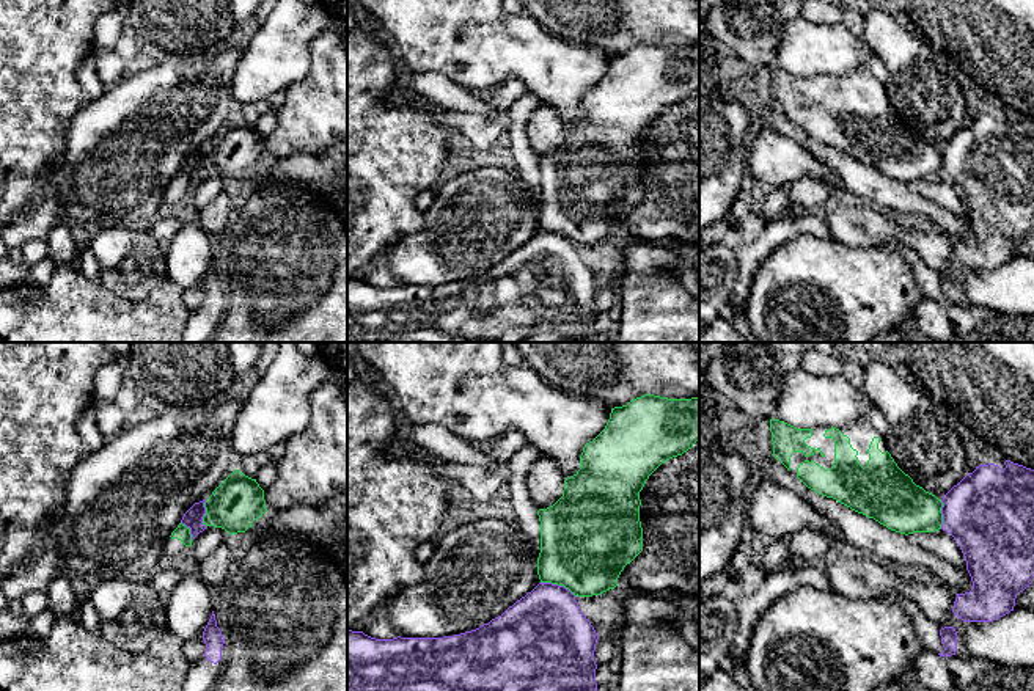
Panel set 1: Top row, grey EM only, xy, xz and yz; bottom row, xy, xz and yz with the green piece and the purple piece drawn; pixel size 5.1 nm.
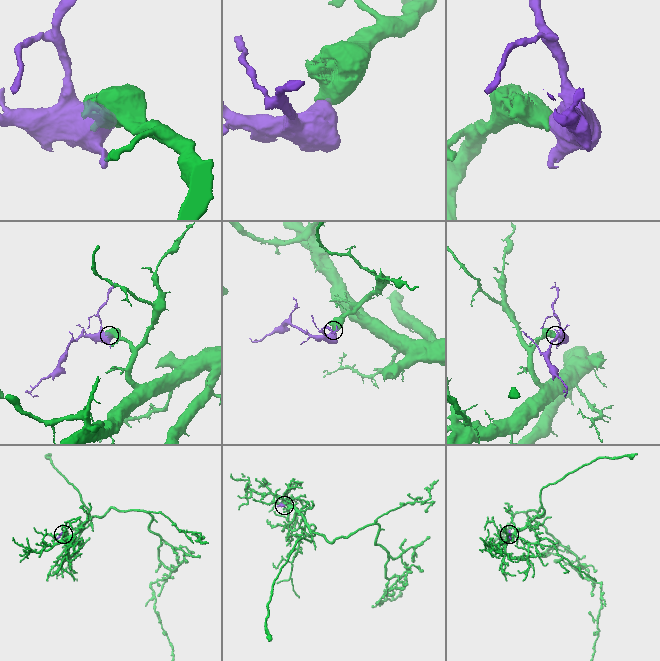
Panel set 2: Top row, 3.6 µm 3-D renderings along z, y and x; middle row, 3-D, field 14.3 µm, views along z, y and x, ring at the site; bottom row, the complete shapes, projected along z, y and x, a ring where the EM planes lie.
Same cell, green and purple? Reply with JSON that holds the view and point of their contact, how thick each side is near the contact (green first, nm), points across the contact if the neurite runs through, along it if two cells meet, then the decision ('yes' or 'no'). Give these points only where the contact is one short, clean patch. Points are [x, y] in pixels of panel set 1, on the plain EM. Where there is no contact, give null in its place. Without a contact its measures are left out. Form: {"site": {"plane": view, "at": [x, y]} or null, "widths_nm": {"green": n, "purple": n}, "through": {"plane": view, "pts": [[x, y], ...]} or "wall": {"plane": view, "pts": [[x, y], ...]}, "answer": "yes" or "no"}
{"site": {"plane": "xz", "at": [558, 233]}, "widths_nm": {"green": 460, "purple": 420}, "wall": {"plane": "xz", "pts": [[541, 230], [563, 233], [575, 244]]}, "answer": "no"}

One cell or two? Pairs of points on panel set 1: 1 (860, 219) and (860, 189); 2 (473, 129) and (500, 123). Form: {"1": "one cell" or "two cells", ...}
{"1": "two cells", "2": "one cell"}

